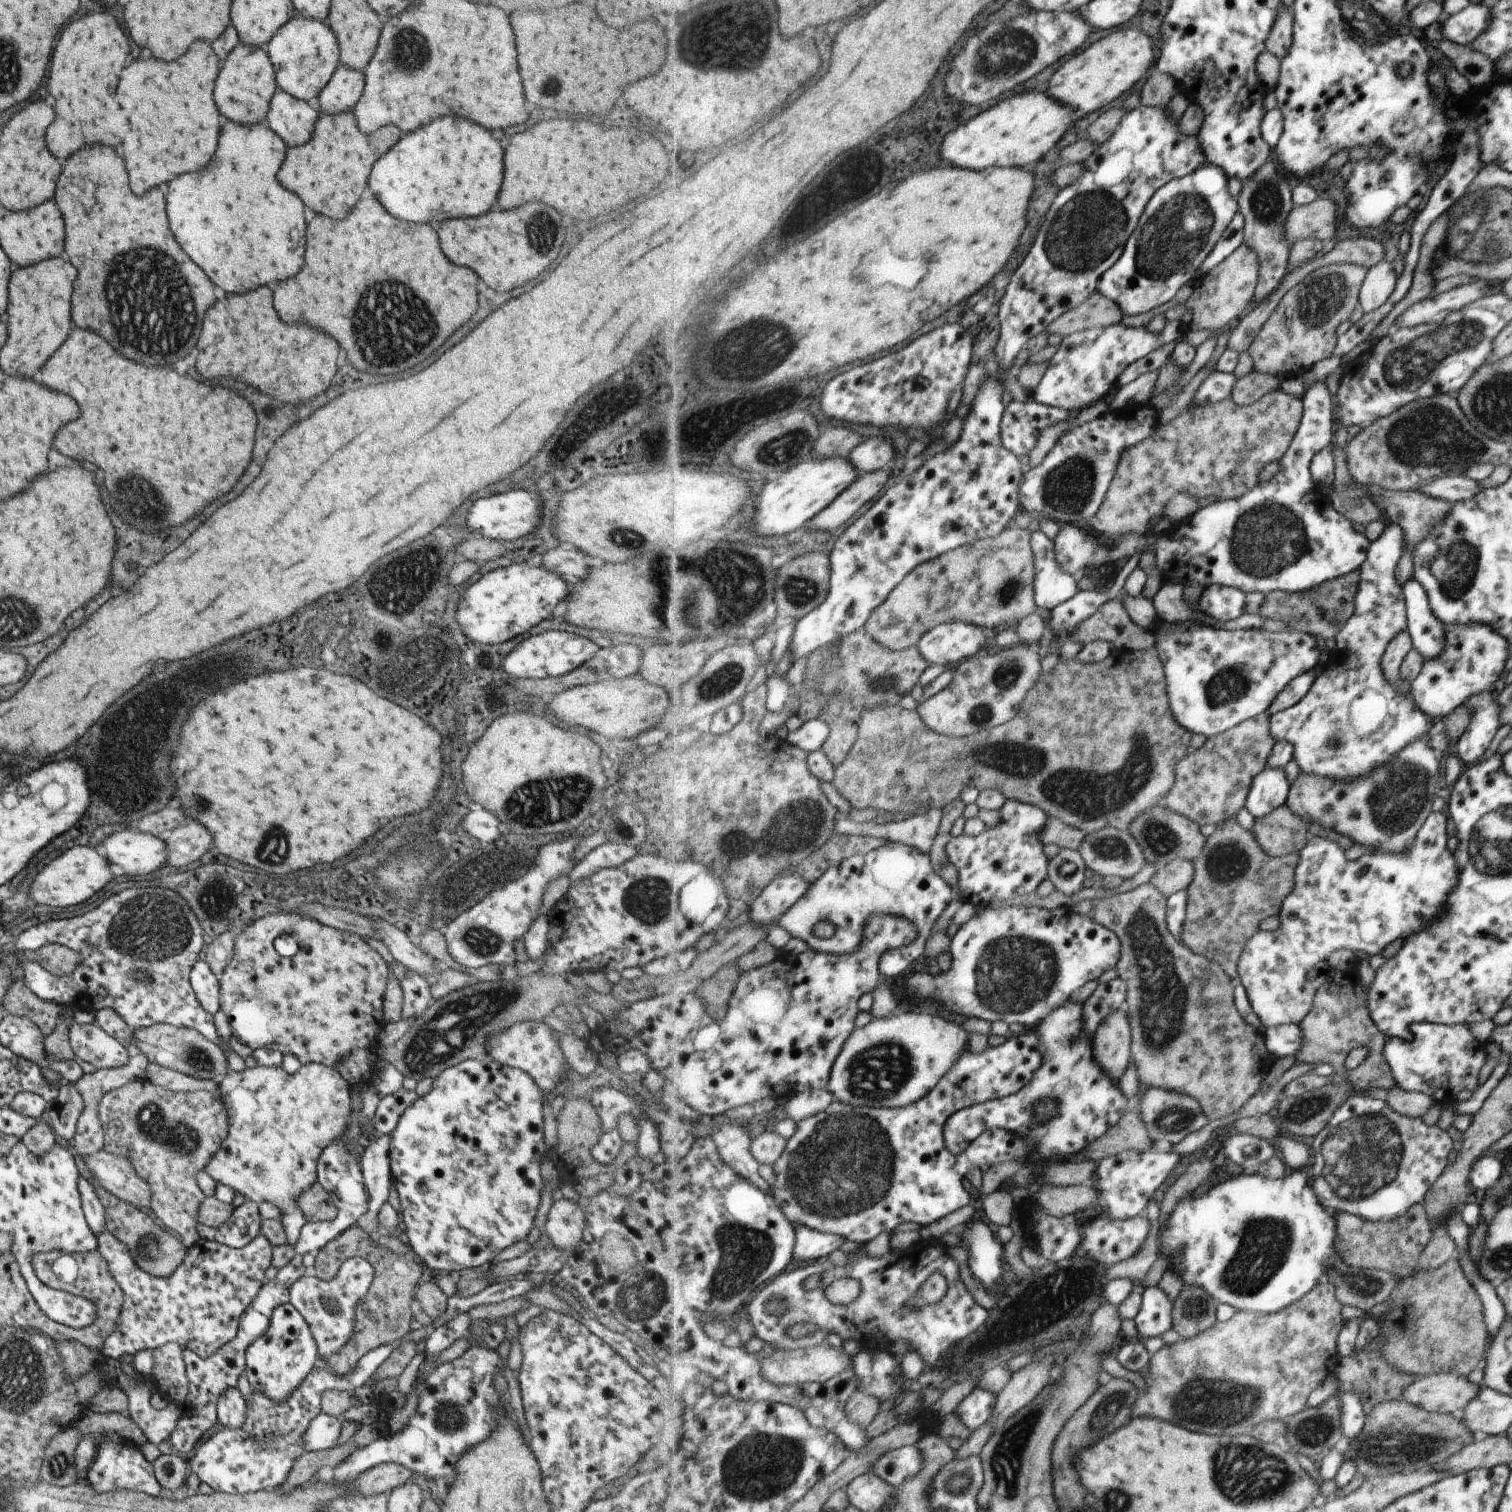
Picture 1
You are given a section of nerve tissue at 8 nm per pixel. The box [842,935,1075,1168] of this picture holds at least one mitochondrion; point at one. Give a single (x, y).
(879, 1072)

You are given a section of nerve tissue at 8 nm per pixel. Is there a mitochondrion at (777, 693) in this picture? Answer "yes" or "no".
no

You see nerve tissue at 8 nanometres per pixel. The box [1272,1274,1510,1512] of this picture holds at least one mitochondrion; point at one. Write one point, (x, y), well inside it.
(1384, 1448)

